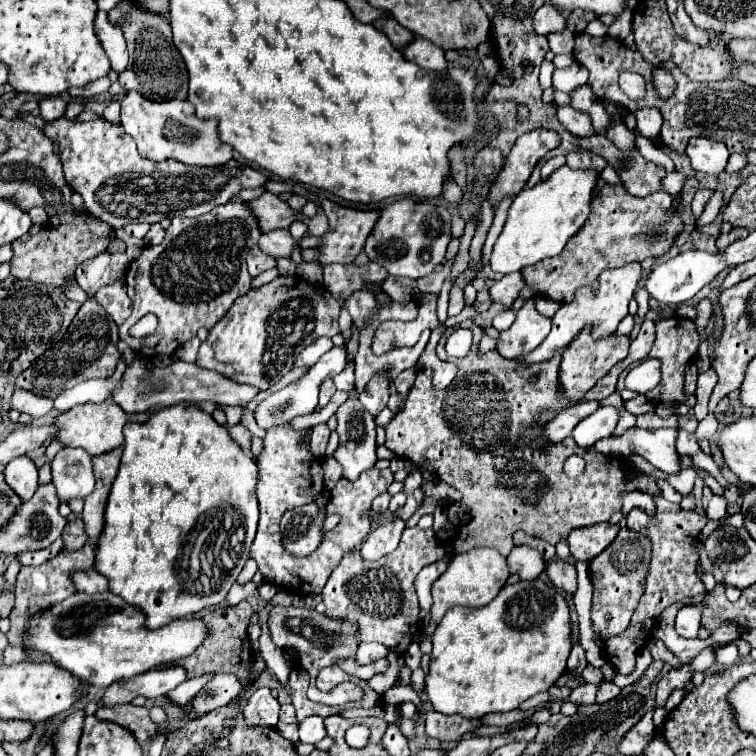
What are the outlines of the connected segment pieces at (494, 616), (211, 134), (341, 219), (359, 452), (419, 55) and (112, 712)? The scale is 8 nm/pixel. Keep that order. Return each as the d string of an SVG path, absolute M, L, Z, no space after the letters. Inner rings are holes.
M542 579L504 585L486 607L452 607L446 611L432 635L432 645L426 693L434 711L442 715L460 715L466 719L480 719L488 713L506 713L536 693L548 691L566 671L566 659L572 647L568 605L564 597Z
M126 93L122 99L122 127L134 137L142 157L154 161L174 159L184 165L218 167L232 159L232 147L220 141L218 121L198 119L190 101L148 101L140 93Z
M322 199L320 207L326 213L330 227L318 245L318 265L352 263L362 251L364 241L378 219L378 211L356 211L328 199Z
M348 399L336 411L340 447L334 457L344 467L344 477L354 481L376 463L376 425L358 399Z
M414 37L414 41L410 41L404 49L402 55L408 61L414 61L416 65L420 65L422 69L430 69L430 71L444 71L446 69L446 59L444 59L444 51L440 47L436 47L434 43Z
M132 703L128 705L118 705L118 707L102 707L96 711L96 717L100 721L110 721L116 725L122 725L124 729L130 729L130 733L134 733L134 739L142 745L146 743L154 733L158 733L156 723L152 723L152 719L148 717L148 709L146 707L136 707Z

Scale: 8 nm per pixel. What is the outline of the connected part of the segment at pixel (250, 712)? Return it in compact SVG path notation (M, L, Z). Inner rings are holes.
M268 687L256 689L242 709L244 721L248 725L264 725L264 727L276 727L278 711L280 703L276 697L272 697Z

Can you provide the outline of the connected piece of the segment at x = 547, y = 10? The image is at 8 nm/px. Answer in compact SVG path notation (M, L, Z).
M542 5L534 13L534 29L538 35L548 35L552 31L562 31L566 27L566 19L554 5Z

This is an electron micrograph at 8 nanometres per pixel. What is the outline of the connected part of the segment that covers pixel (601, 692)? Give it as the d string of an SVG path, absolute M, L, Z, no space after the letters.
M604 681L604 683L600 685L600 689L598 689L596 703L606 703L606 701L618 697L618 693L620 693L620 687L618 687L618 685L614 685L614 683L610 683L610 681Z

